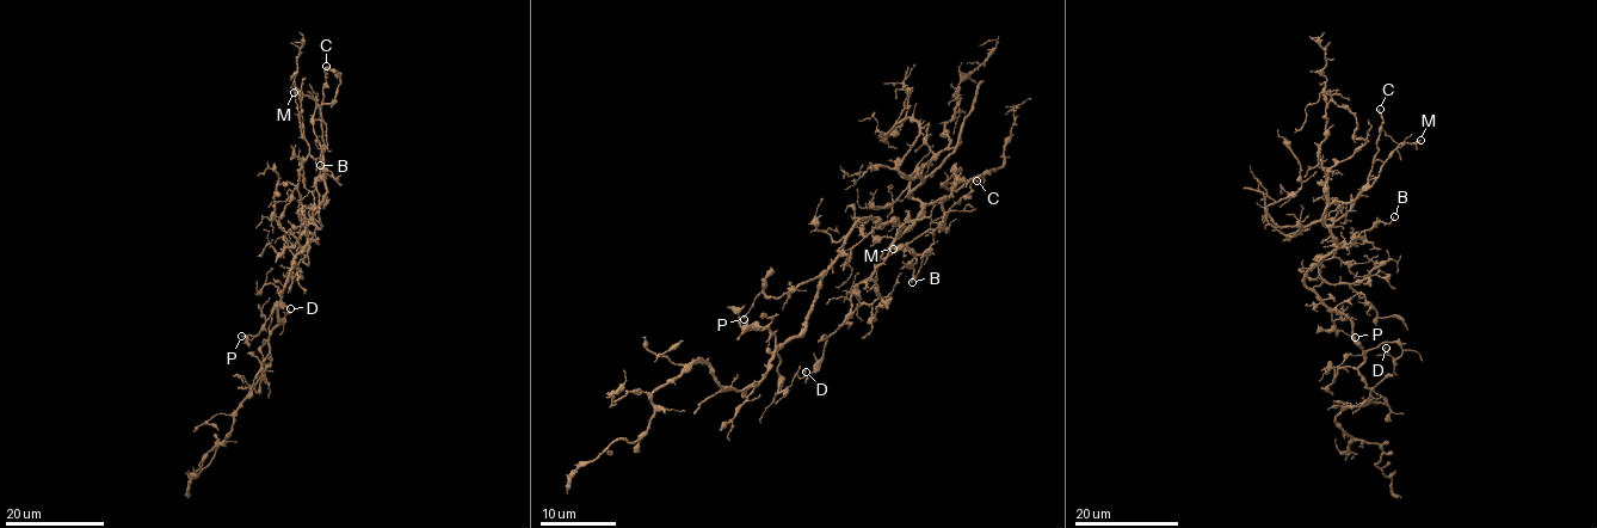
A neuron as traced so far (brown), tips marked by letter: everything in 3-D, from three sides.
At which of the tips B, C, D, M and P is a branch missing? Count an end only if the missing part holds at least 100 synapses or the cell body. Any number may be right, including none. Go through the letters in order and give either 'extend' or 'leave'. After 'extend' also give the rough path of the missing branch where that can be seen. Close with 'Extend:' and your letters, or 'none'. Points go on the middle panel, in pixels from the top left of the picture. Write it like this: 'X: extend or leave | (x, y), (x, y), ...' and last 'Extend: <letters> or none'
B: leave
C: leave
D: leave
M: leave
P: leave
Extend: none

